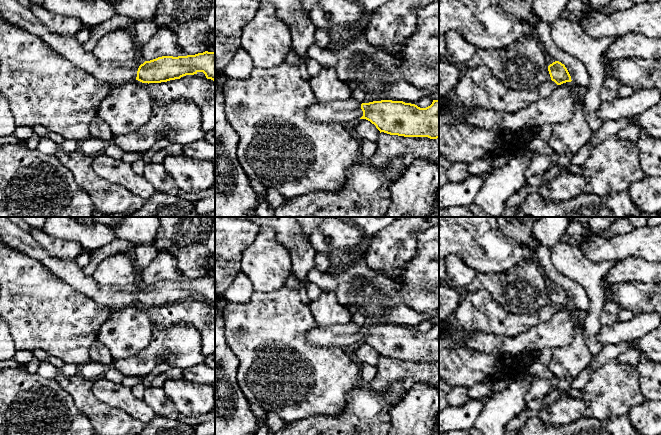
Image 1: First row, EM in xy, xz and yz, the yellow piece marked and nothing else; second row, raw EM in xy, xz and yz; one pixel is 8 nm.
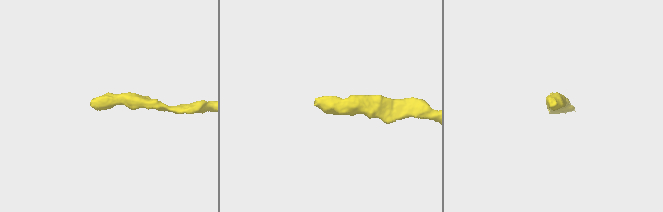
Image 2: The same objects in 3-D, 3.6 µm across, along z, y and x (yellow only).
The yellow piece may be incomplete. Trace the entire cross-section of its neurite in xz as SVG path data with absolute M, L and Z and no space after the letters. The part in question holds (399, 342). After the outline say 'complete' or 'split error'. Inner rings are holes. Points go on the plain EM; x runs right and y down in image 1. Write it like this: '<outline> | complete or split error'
M351 321L342 325L315 327L307 334L307 342L318 347L338 346L345 349L355 347L359 343L366 343L381 356L404 361L439 362L439 324L433 324L426 332L403 325L381 324L361 327Z | split error

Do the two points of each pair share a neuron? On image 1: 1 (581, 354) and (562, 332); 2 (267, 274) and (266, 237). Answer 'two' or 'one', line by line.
1: two
2: one

